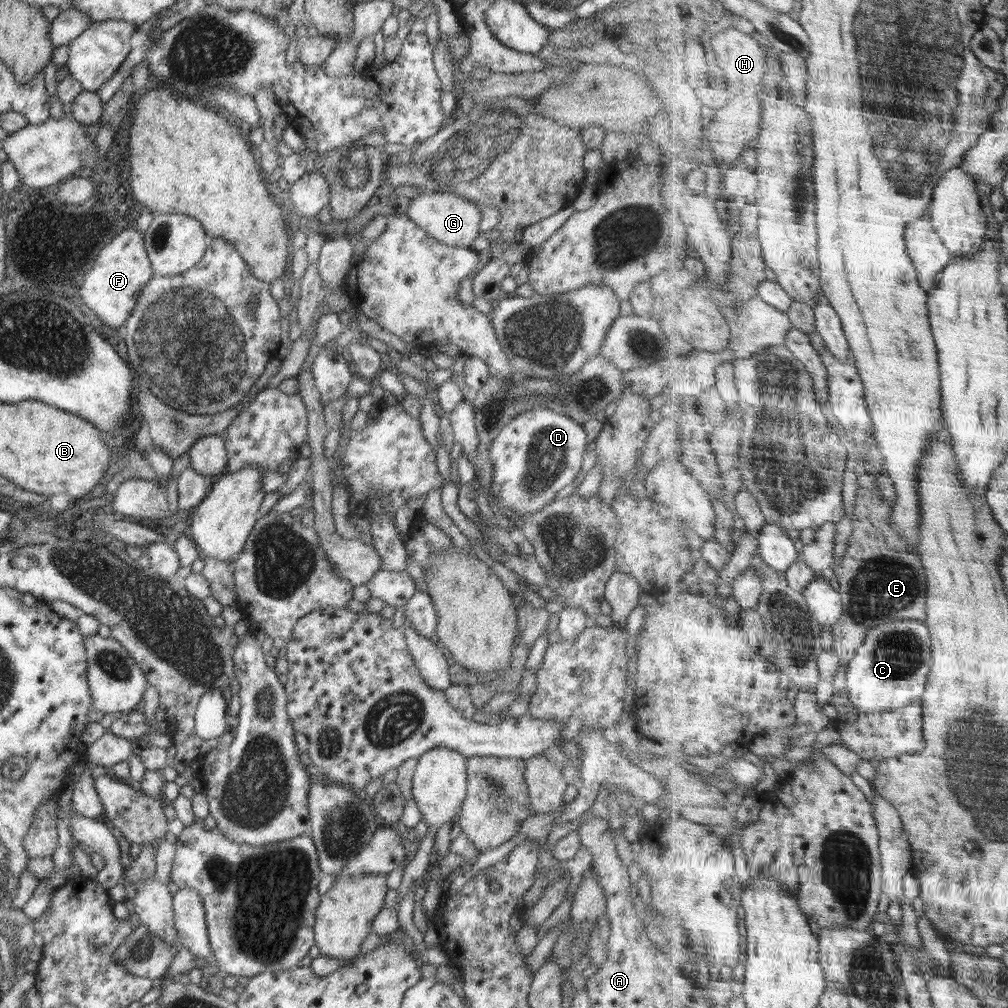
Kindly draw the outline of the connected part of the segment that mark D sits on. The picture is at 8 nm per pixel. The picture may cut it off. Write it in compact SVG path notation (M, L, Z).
M546 408L519 414L502 428L489 446L493 468L491 492L501 506L509 506L517 516L538 512L552 502L562 488L581 478L582 454L587 443L583 425L565 414Z

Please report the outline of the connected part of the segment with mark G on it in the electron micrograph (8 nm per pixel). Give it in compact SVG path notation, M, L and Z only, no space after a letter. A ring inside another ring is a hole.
M421 191L409 205L407 217L412 219L422 230L426 231L432 238L452 247L463 247L471 249L471 246L480 234L480 209L477 203L469 201L456 193Z

